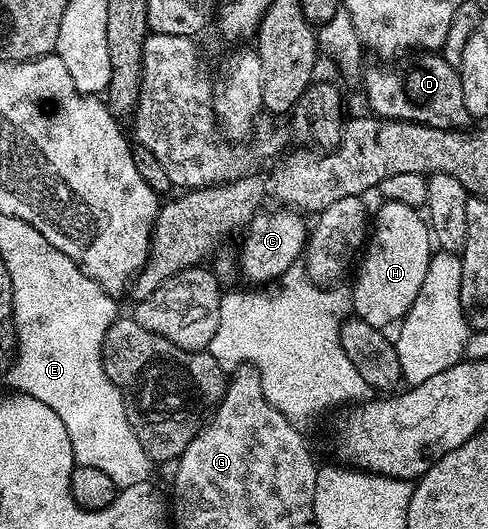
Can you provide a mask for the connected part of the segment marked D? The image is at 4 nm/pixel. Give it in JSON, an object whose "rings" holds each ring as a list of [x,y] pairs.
{"rings":[[[412,51],[391,63],[376,63],[363,70],[364,93],[373,114],[391,121],[413,121],[439,129],[463,130],[470,118],[462,100],[462,83],[455,64],[436,51]]]}

